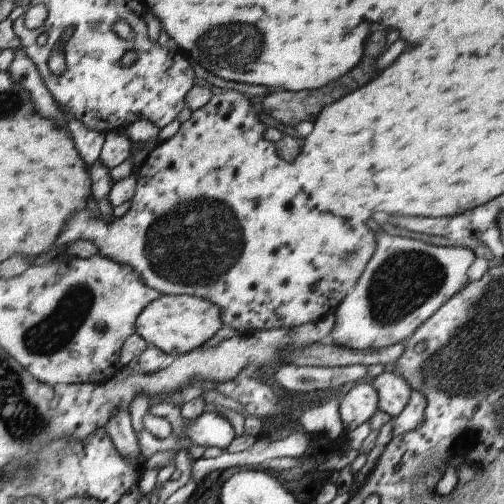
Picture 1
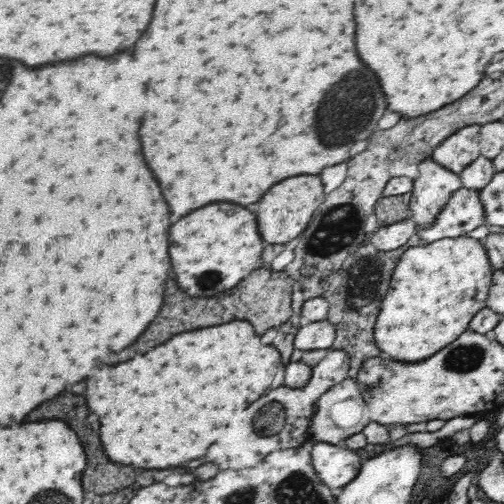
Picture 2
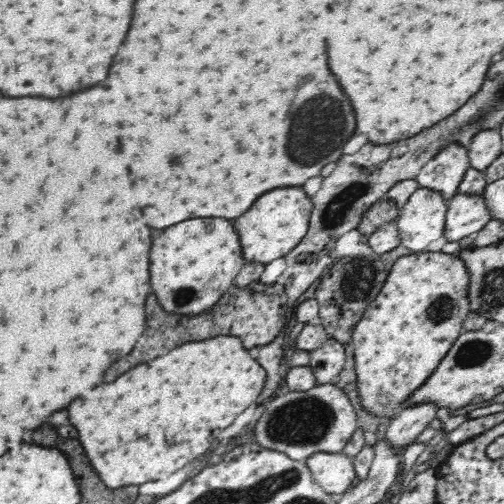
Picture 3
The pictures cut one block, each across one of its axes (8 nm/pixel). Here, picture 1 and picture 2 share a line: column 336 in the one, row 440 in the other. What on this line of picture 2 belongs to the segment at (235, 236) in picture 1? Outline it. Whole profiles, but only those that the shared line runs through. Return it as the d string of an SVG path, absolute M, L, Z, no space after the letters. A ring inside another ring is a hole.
M328 350L324 360L314 366L312 380L302 388L280 386L276 390L266 392L260 400L250 404L244 412L240 412L224 430L224 436L210 446L206 452L206 462L216 462L220 470L244 470L262 462L274 450L292 450L300 448L310 440L310 420L314 416L314 406L318 398L330 390L332 386L344 382L350 374L350 356L344 350Z

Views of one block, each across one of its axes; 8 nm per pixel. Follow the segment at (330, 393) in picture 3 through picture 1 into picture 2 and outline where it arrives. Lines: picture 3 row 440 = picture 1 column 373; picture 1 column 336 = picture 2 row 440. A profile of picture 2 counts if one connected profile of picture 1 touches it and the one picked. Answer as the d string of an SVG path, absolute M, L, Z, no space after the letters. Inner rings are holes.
M346 378L344 382L332 386L330 390L326 390L320 398L318 398L318 404L316 404L316 412L310 420L310 440L308 444L314 446L314 442L328 442L328 444L344 444L350 436L356 436L356 434L362 434L364 428L372 422L370 414L368 414L368 404L364 402L364 396L362 396L362 390L358 386L356 380L352 378Z

